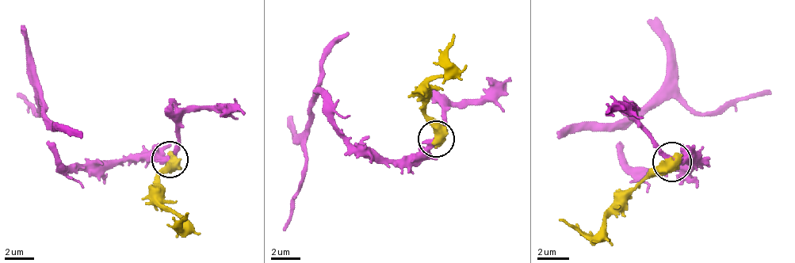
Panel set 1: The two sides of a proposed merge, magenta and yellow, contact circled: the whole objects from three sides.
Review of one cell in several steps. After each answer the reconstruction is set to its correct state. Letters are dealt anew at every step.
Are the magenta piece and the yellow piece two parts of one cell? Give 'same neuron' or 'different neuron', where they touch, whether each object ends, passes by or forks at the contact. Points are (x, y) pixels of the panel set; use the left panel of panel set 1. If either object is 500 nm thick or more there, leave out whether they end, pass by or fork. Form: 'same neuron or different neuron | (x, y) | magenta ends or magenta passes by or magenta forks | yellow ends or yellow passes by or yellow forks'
different neuron | (170, 159)

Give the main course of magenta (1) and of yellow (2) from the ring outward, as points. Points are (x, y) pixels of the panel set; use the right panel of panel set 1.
1: (671, 161), (695, 161), (675, 169), (636, 169), (617, 142), (621, 126), (667, 99), (719, 114), (770, 91)
2: (671, 161), (656, 165), (617, 205), (597, 236), (581, 236), (557, 220)

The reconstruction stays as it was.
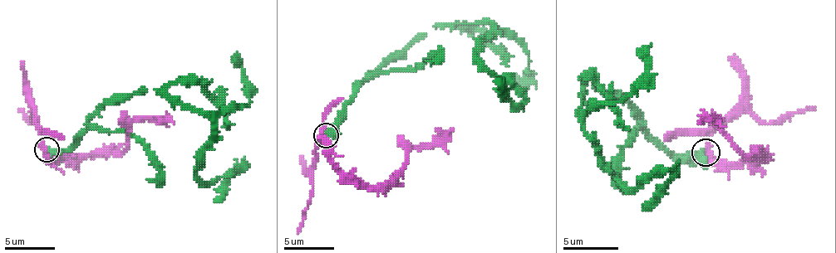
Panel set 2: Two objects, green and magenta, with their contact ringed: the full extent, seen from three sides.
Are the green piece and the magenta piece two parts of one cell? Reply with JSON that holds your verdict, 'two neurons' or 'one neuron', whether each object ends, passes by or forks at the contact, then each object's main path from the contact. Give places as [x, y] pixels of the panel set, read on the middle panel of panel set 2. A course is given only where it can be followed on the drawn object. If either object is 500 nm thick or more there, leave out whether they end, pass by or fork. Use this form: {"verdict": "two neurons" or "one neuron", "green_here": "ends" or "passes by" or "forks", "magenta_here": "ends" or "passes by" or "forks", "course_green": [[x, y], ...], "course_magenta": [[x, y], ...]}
{"verdict": "two neurons", "course_green": [[325, 136], [343, 106], [433, 26], [490, 23], [475, 53], [523, 101], [516, 104], [495, 78]], "course_magenta": [[325, 136], [330, 161], [346, 176], [386, 186], [405, 166], [413, 146], [435, 143], [453, 128]]}

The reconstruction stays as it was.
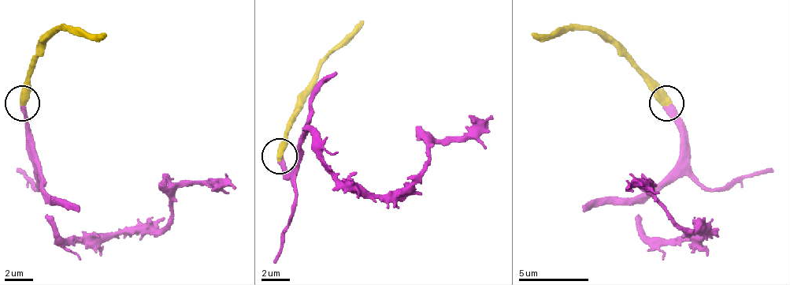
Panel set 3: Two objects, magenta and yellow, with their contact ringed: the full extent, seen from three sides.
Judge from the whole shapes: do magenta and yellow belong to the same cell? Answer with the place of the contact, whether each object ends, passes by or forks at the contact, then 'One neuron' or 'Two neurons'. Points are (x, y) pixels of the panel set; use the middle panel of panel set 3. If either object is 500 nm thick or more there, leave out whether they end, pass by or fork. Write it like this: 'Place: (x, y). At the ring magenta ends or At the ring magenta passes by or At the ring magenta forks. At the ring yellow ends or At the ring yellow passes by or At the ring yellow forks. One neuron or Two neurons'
Place: (280, 155). One neuron

